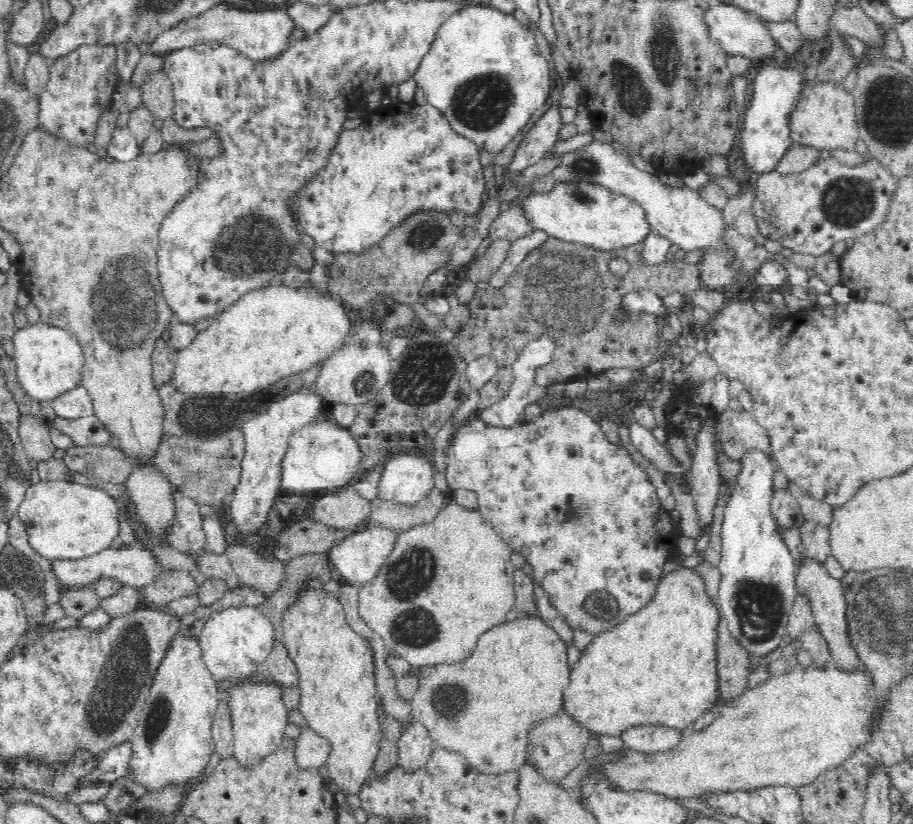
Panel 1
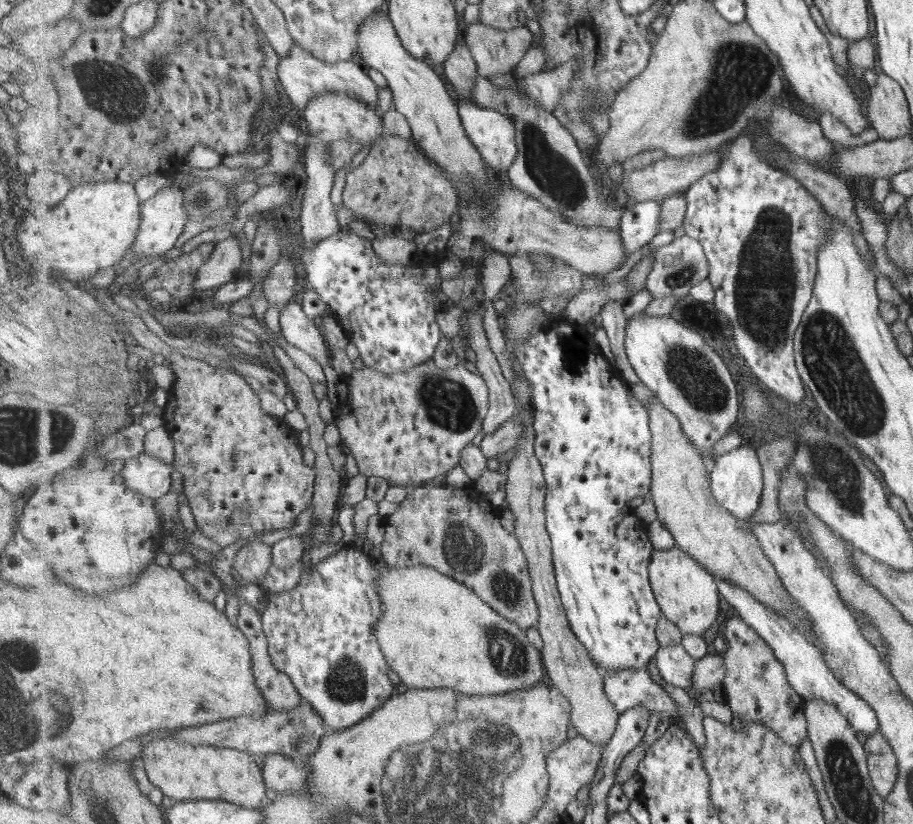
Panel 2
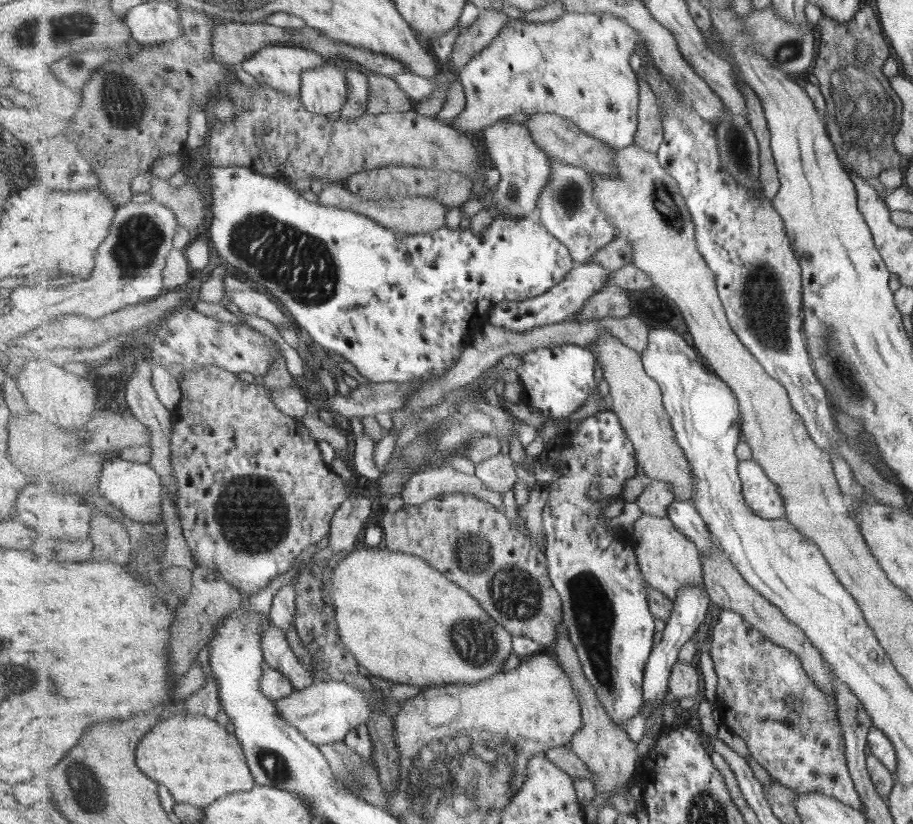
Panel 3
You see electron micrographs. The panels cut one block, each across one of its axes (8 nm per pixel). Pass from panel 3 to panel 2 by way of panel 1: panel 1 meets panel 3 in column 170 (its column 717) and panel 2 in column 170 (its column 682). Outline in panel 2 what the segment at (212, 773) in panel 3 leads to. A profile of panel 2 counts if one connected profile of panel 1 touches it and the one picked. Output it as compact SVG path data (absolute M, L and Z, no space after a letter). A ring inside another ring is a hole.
M167 737L145 744L141 760L150 781L173 801L224 800L249 808L259 808L267 803L263 771L251 753L234 748L194 745Z

